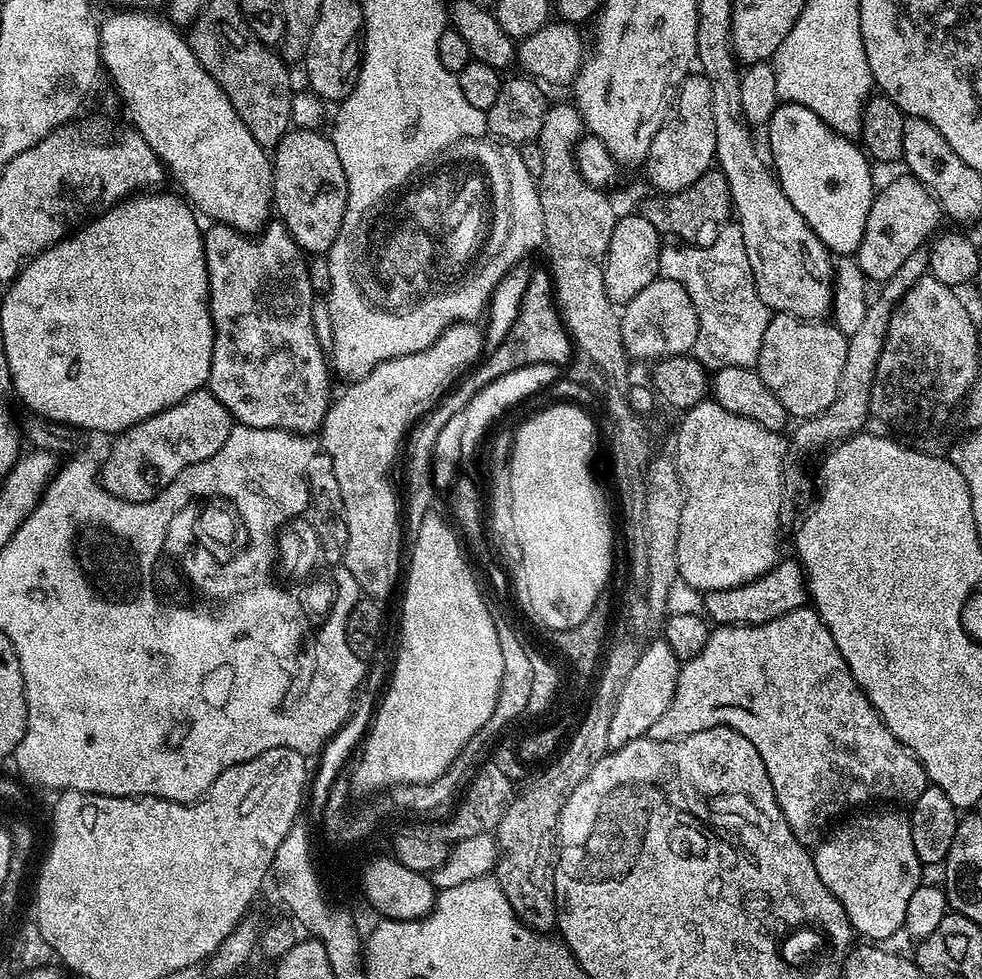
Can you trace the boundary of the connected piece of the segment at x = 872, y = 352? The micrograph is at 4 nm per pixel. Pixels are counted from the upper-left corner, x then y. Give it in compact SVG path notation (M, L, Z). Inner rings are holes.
M879 295L869 303L866 318L862 318L862 326L858 326L858 330L854 330L854 334L848 337L846 363L842 366L842 378L838 378L838 394L834 394L834 402L830 402L830 406L826 406L826 410L822 410L822 414L812 416L809 420L799 421L795 425L797 428L791 429L791 432L793 432L792 436L790 435L790 444L795 451L796 448L800 452L812 452L815 448L824 450L829 446L839 444L841 440L849 440L850 437L865 431L867 424L864 423L870 420L870 398L872 397L878 358L882 354L882 346L888 333L888 318L891 316L892 310L893 306Z

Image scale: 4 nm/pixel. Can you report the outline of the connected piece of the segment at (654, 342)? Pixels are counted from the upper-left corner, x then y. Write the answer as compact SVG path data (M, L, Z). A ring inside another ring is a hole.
M657 278L629 304L623 305L620 318L622 342L633 361L655 362L665 356L682 356L693 351L698 338L699 320L694 304L677 281Z

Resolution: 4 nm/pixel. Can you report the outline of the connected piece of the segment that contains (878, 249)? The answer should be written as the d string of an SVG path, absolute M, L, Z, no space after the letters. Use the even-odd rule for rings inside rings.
M911 174L903 175L890 181L881 192L879 189L873 195L870 214L866 214L864 237L854 254L856 265L872 282L883 282L898 274L902 262L906 262L906 258L910 258L914 250L925 247L941 227L939 224L940 220L942 221L942 213L939 202L922 182L915 180Z

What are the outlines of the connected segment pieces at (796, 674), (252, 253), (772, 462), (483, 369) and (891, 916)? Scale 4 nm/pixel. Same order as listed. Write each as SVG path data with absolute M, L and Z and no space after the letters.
M811 606L787 612L782 618L774 618L774 622L765 624L713 627L700 653L681 663L674 698L670 706L666 706L666 714L650 726L647 739L679 740L681 736L714 726L733 728L738 734L750 738L754 750L758 750L762 762L766 762L766 774L770 774L776 801L790 830L794 830L794 838L805 846L815 845L833 823L832 816L846 811L851 804L901 800L905 806L913 805L930 785L922 762L918 762L912 751L890 734L863 692L854 691L851 676L834 677L833 696L828 693L828 656L836 655L830 630L826 630L822 618Z
M215 222L209 223L203 229L204 233L204 257L206 258L206 274L208 275L208 309L212 311L212 325L214 326L214 354L212 355L212 365L210 366L210 374L208 375L208 383L206 385L207 391L214 394L214 398L218 398L218 402L222 402L222 406L226 406L226 410L233 418L233 421L238 424L245 424L246 426L254 426L255 428L281 428L287 432L298 432L301 434L312 434L317 430L323 428L324 419L328 413L328 406L330 403L330 395L328 396L328 372L330 376L330 364L326 359L326 352L320 349L320 340L316 337L316 320L312 317L312 299L314 293L310 284L310 274L308 273L308 260L306 253L294 242L294 238L286 230L286 226L279 222L269 222L264 225L263 229L255 234L246 232L239 232L237 228L231 228L225 224L217 224Z
M711 398L698 402L698 406L687 409L681 416L684 417L680 425L674 429L678 478L685 492L677 540L679 579L692 588L700 588L701 593L730 590L754 582L769 572L782 556L780 503L786 489L784 459L790 453L789 441L781 433L750 422L750 418L722 410Z
M533 271L532 277L529 278L529 285L521 300L521 308L518 310L517 318L510 327L506 338L497 348L491 349L479 362L472 365L463 376L457 379L456 383L440 397L439 401L443 402L444 408L432 416L432 424L416 436L416 456L424 456L424 448L428 448L428 432L436 428L436 424L443 424L450 418L454 417L459 411L471 402L475 395L482 391L480 384L484 387L494 382L504 374L509 374L512 370L518 370L519 367L534 366L536 363L550 363L564 366L573 359L574 345L572 338L564 326L563 320L560 319L560 309L556 307L556 297L552 287L552 277L547 271Z
M868 812L835 828L812 852L818 878L838 898L853 929L859 935L861 932L865 941L888 942L884 940L903 929L906 906L910 906L910 898L922 882L922 865L914 850L909 817L904 812Z

